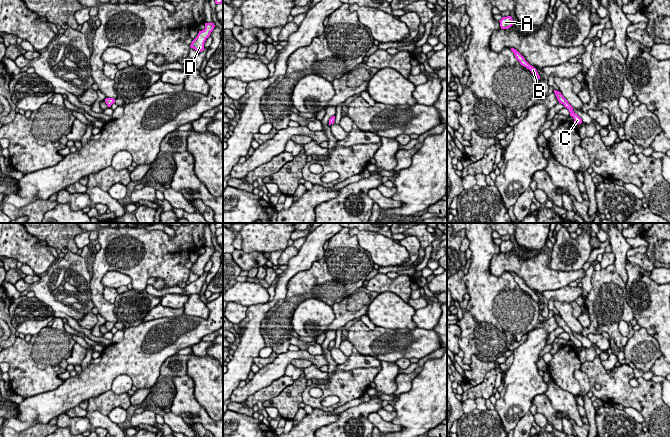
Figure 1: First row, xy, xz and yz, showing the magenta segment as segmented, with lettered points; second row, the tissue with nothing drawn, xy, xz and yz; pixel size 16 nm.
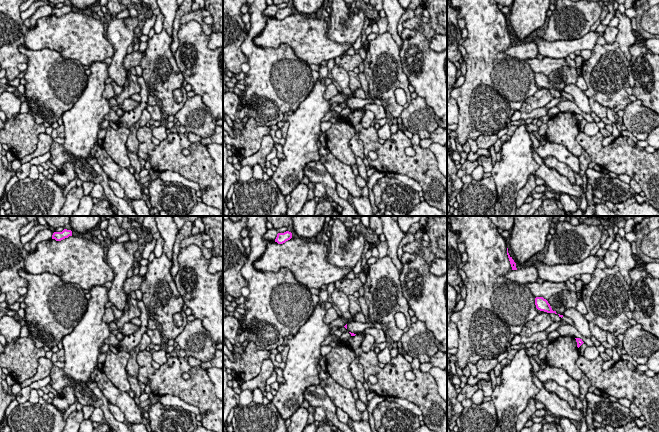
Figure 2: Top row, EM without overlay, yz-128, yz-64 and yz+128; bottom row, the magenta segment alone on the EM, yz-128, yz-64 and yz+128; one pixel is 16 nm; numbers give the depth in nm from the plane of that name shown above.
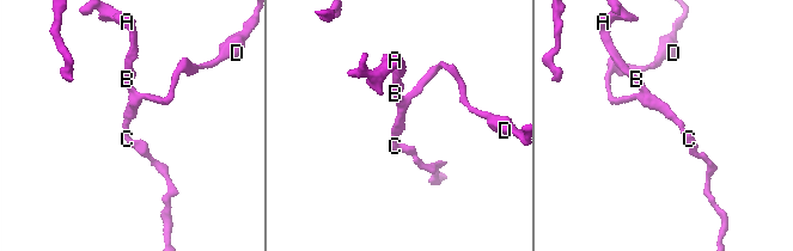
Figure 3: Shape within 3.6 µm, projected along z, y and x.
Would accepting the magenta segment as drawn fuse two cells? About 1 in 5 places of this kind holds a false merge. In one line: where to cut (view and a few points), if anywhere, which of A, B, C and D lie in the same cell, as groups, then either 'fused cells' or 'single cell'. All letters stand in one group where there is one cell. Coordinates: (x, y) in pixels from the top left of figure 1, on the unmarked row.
no cut | A B C D | single cell

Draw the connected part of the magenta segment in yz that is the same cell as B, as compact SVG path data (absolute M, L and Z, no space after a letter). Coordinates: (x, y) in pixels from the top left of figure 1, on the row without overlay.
M511 272L511 275L514 277L516 283L520 286L520 288L524 291L526 291L527 293L529 293L531 295L531 297L533 298L533 300L536 303L540 303L540 300L536 294L536 292L534 292L532 289L530 289L525 282L514 272Z

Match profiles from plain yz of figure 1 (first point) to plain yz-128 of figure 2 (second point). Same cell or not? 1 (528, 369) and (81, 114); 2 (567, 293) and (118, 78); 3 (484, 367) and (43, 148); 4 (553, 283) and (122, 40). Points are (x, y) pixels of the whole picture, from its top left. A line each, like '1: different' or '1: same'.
1: same
2: different
3: different
4: different

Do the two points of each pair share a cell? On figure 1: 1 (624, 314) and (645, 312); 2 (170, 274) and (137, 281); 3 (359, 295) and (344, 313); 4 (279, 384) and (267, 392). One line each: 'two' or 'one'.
1: two
2: one
3: one
4: one

